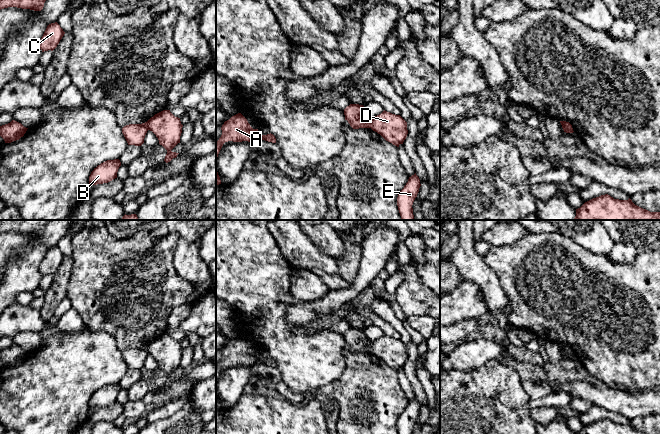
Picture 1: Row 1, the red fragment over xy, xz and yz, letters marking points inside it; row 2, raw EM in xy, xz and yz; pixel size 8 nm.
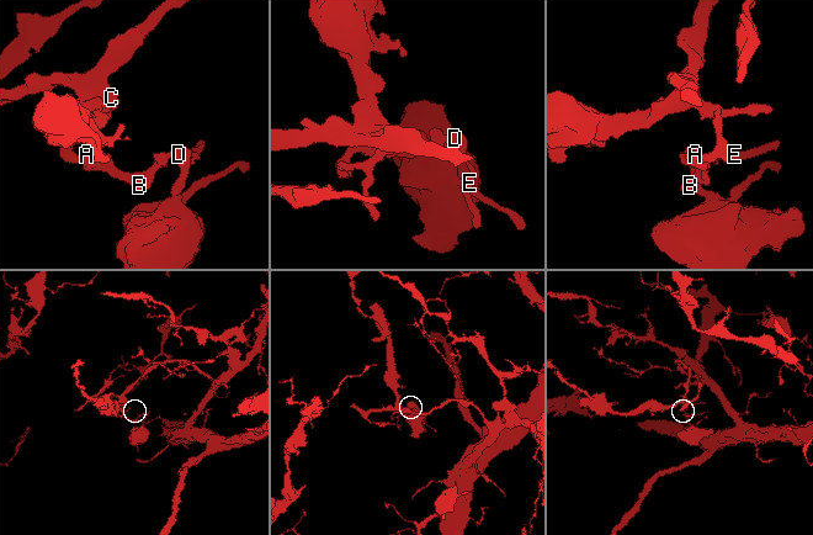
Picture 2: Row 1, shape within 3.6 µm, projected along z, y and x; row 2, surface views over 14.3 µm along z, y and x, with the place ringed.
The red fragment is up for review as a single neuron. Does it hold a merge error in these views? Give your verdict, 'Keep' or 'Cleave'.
Cleave

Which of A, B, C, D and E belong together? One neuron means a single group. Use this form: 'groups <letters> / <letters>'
groups A B C / D E

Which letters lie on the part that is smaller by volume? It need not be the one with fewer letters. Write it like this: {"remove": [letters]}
{"remove": ["D", "E"]}

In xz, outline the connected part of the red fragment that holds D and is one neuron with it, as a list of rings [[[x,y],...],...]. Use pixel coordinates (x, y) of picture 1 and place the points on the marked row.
[[[387,111],[371,118],[370,128],[386,141],[399,147],[407,137],[407,122],[400,116]]]

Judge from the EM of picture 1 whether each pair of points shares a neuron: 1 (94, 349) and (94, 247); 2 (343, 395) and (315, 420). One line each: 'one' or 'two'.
1: two
2: two

